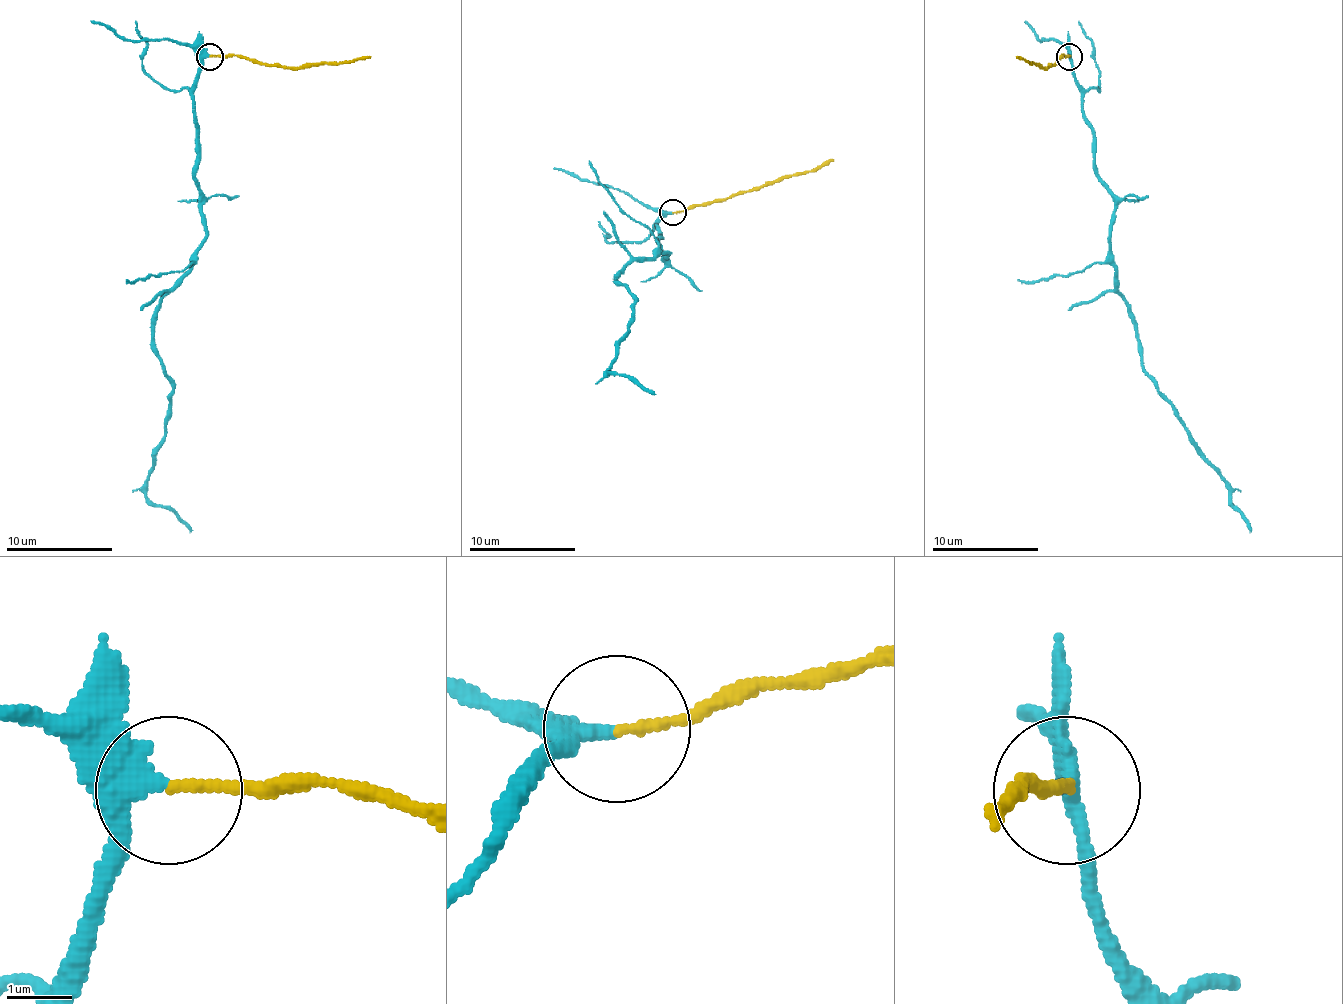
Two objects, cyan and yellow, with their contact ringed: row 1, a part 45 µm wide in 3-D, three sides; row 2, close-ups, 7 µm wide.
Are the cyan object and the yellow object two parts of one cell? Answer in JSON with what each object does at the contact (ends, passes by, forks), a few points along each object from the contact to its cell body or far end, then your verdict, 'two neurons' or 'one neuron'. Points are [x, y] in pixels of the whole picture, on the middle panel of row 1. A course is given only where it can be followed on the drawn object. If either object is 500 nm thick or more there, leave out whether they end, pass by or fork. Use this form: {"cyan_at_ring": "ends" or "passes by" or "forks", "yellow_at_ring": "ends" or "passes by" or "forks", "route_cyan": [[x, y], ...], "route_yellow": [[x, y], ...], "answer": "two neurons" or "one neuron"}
{"cyan_at_ring": "passes by", "yellow_at_ring": "ends", "route_cyan": [[670, 213], [657, 223], [665, 258], [668, 253], [636, 258], [617, 282], [636, 303], [609, 369], [655, 393]], "route_yellow": [[673, 213], [816, 170], [832, 160]], "answer": "one neuron"}

